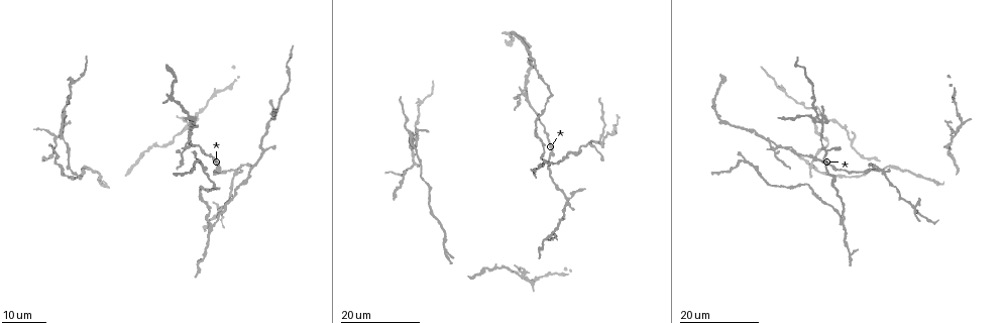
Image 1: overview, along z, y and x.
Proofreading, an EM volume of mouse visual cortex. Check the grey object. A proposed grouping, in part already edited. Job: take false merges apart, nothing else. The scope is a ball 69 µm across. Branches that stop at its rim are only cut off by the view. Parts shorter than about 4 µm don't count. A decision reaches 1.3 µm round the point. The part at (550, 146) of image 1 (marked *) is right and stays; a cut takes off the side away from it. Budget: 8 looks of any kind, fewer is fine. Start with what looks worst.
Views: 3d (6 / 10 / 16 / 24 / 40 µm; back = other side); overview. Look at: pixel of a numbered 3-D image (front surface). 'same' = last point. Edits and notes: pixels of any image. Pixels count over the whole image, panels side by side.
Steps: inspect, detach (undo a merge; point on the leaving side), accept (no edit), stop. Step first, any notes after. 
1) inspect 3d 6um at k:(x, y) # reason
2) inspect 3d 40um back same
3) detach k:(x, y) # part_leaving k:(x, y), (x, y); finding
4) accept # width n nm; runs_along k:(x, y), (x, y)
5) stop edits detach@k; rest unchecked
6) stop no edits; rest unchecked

inspect 3d 16um at 1:(524, 275) # four-way junction

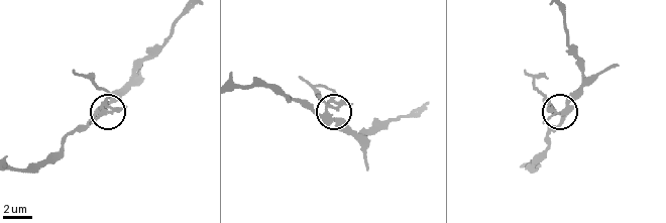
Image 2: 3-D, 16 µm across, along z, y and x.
inspect 3d 10um at 2:(564, 112)

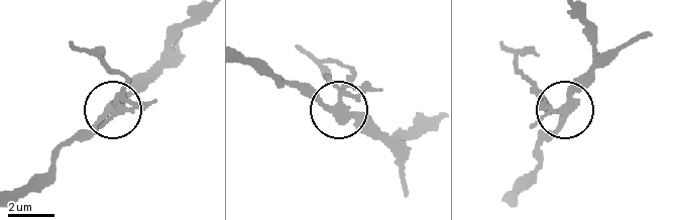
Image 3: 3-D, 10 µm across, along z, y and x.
accept # side_arm 5 um; all the same neuron

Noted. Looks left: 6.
inspect 3d 24um at 1:(915, 206) # thin arm on a thick one

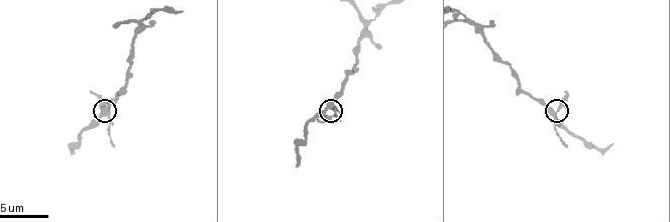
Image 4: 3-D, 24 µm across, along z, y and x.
inspect 3d 6um at 4:(331, 106) # closer look

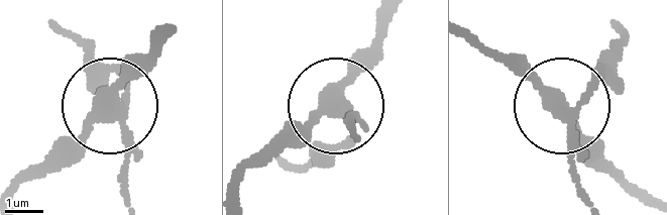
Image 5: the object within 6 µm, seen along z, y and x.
accept # side_arm 47 um; arms 4; all the same neuron

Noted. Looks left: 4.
inspect 3d 16um at 1:(599, 141) # four arms meet

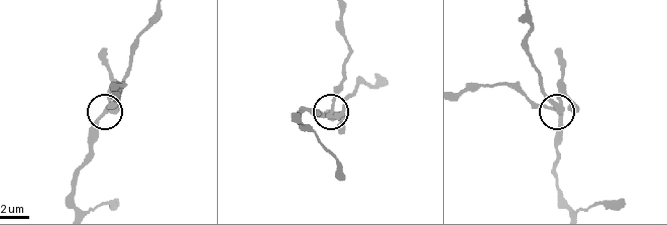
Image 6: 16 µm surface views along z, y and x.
inspect 3d 10um at 6:(334, 107)

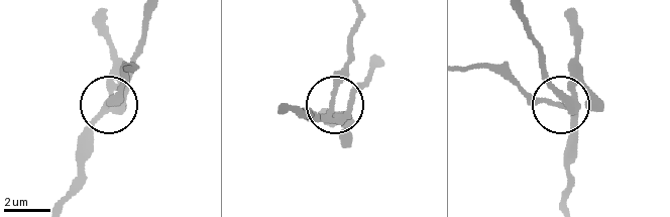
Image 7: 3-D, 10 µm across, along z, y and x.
accept # side_arm 13 um; runs_along 7:(284, 109), (326, 111), (334, 79), (349, 58); all the same neuron

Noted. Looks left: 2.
inspect 3d 24um at 1:(526, 90) # arms run side by side

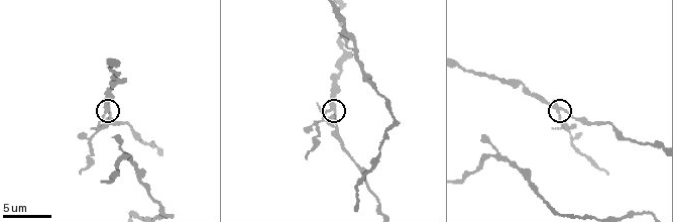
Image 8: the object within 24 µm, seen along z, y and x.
inspect 3d 6um at 8:(105, 110) # closer look

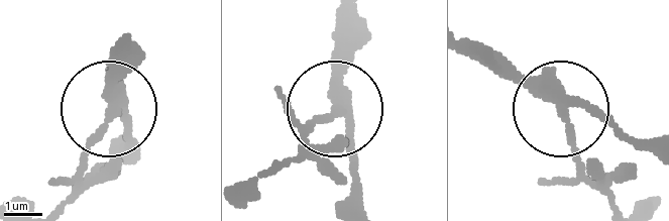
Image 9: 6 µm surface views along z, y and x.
accept # arms 4; runs_along 9:(361, 205), (342, 112), (314, 124), (285, 163); continuous, no second neuron

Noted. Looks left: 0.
stop no edits; rest unchecked

